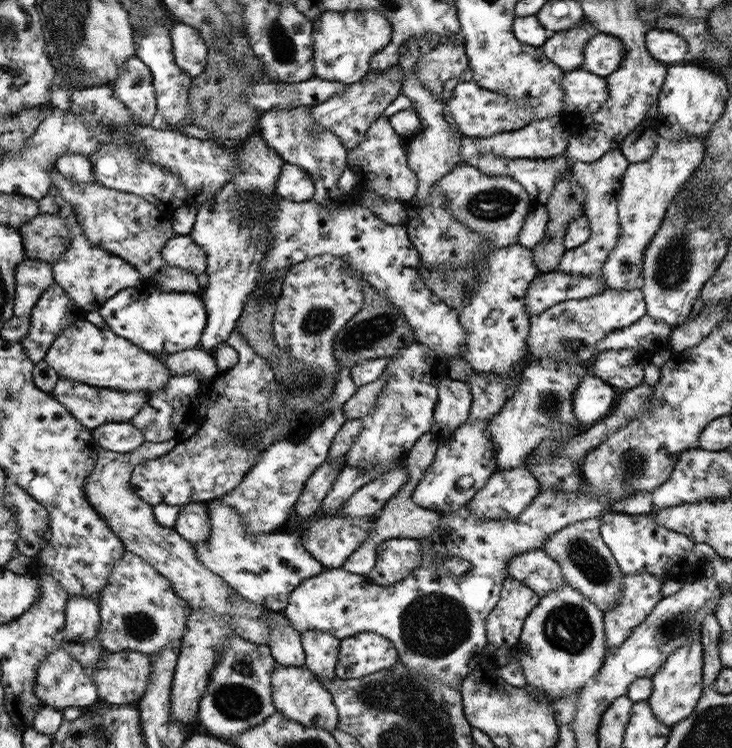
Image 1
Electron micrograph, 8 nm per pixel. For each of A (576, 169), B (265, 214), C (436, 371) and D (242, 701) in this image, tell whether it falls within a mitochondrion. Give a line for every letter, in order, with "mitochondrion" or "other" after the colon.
A: other
B: other
C: other
D: mitochondrion

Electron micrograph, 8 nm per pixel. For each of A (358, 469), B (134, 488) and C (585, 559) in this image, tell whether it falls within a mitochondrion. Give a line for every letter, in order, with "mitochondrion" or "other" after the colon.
A: other
B: other
C: mitochondrion

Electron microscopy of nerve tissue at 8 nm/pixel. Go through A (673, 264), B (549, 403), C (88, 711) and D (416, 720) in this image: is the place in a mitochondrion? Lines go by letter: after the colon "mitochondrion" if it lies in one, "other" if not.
A: mitochondrion
B: mitochondrion
C: other
D: mitochondrion

